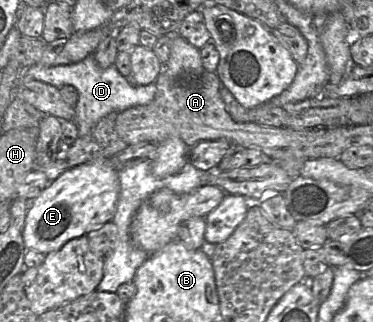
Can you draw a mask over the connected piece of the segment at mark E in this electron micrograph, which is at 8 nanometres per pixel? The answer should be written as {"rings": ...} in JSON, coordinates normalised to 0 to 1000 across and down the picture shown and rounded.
{"rings":[[[279,494],[188,522],[139,562],[80,630],[62,711],[70,770],[129,789],[300,686],[322,602],[316,534],[295,494]]]}

